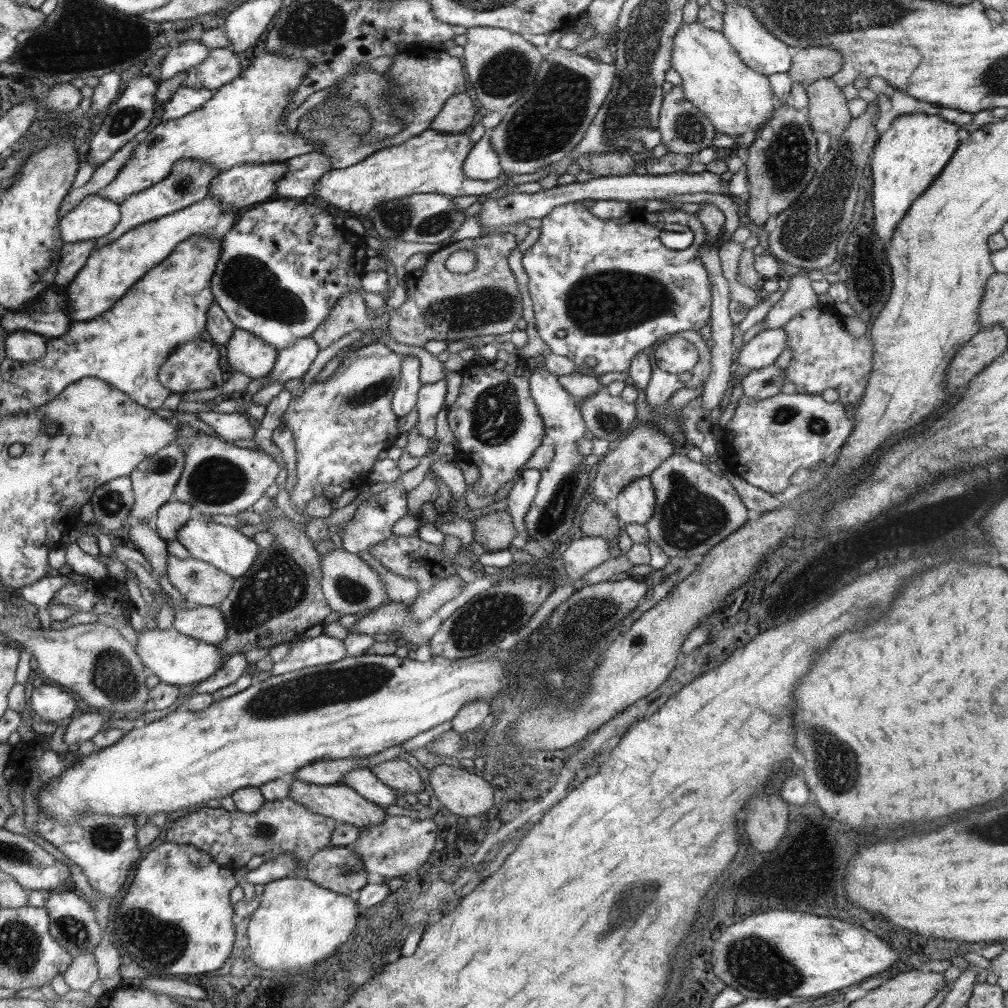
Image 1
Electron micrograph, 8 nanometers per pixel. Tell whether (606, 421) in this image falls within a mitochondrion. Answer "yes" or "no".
yes

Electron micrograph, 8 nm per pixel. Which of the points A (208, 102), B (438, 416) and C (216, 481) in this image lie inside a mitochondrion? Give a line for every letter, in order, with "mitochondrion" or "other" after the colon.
A: other
B: other
C: mitochondrion

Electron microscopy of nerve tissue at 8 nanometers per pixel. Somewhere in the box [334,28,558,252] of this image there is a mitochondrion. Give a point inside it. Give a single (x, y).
(506, 73)

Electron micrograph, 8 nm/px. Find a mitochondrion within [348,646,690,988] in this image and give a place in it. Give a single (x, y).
(626, 907)

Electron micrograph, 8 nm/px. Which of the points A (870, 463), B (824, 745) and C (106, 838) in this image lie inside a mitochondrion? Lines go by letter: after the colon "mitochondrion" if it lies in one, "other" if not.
A: other
B: mitochondrion
C: mitochondrion

